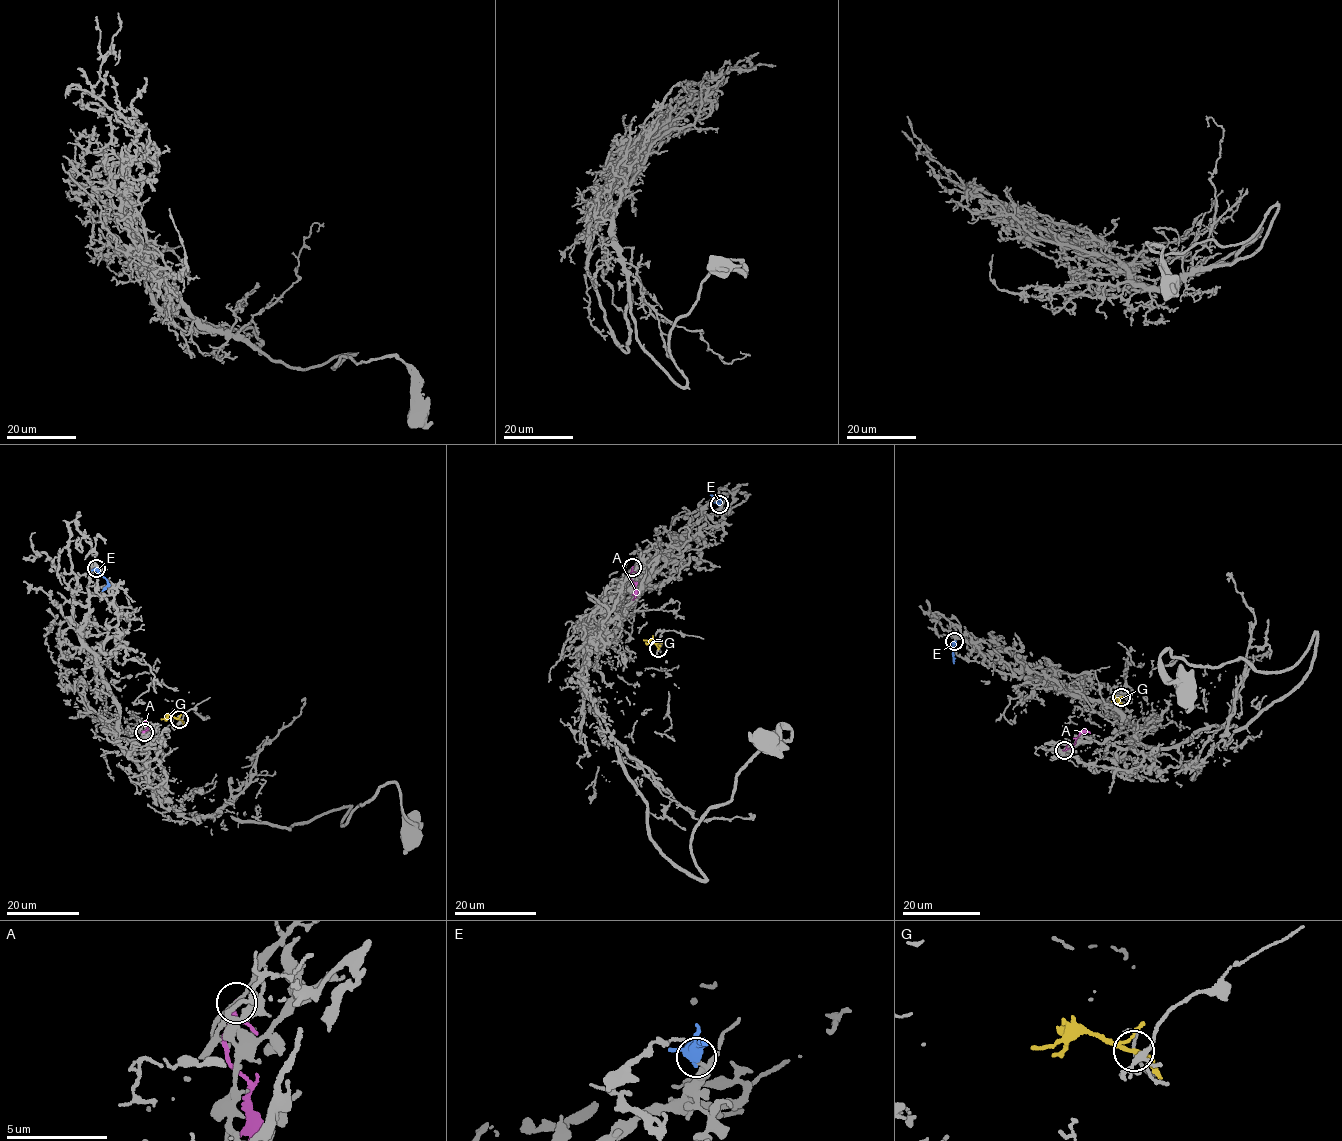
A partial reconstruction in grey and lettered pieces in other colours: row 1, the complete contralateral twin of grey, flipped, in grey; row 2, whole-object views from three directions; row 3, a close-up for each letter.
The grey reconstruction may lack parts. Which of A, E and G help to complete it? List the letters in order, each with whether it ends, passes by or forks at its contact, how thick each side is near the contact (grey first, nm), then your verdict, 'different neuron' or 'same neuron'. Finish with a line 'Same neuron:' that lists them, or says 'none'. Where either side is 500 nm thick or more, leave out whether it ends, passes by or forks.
A: it passes by; calibres 180 and 170 nm; different neuron
E: it passes by; calibres 130 and 440 nm; same neuron
G: it passes by; calibres 140 and 170 nm; different neuron
Same neuron: E

